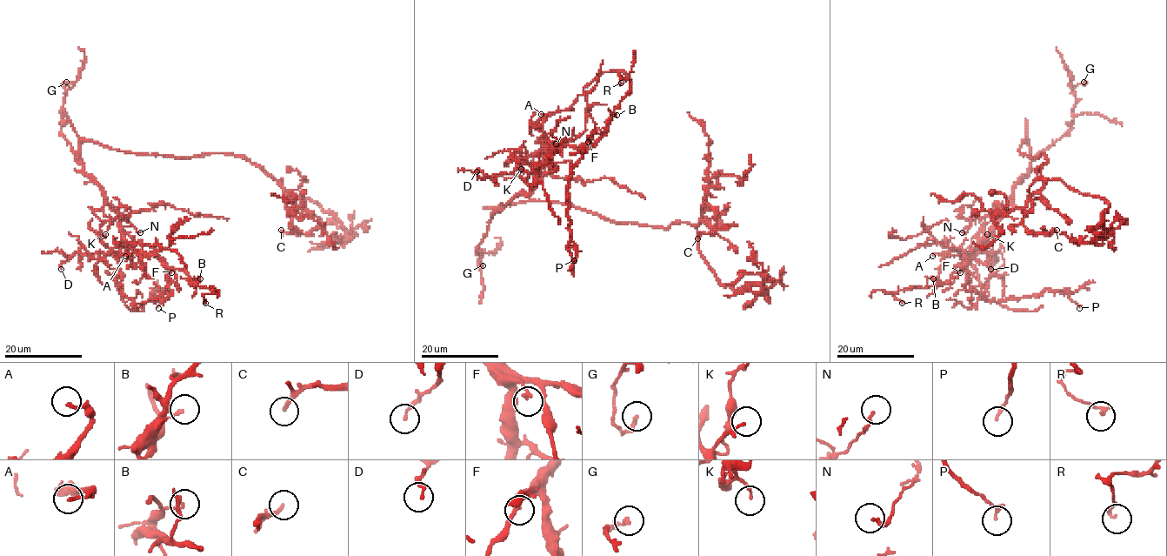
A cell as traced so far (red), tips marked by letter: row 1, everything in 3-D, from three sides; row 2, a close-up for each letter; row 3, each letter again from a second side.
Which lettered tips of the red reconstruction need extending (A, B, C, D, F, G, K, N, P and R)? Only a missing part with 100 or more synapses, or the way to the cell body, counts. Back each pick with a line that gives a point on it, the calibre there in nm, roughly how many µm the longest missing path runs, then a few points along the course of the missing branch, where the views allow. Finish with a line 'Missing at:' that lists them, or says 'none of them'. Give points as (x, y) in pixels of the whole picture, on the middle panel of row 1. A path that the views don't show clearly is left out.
Missing at: none of them

